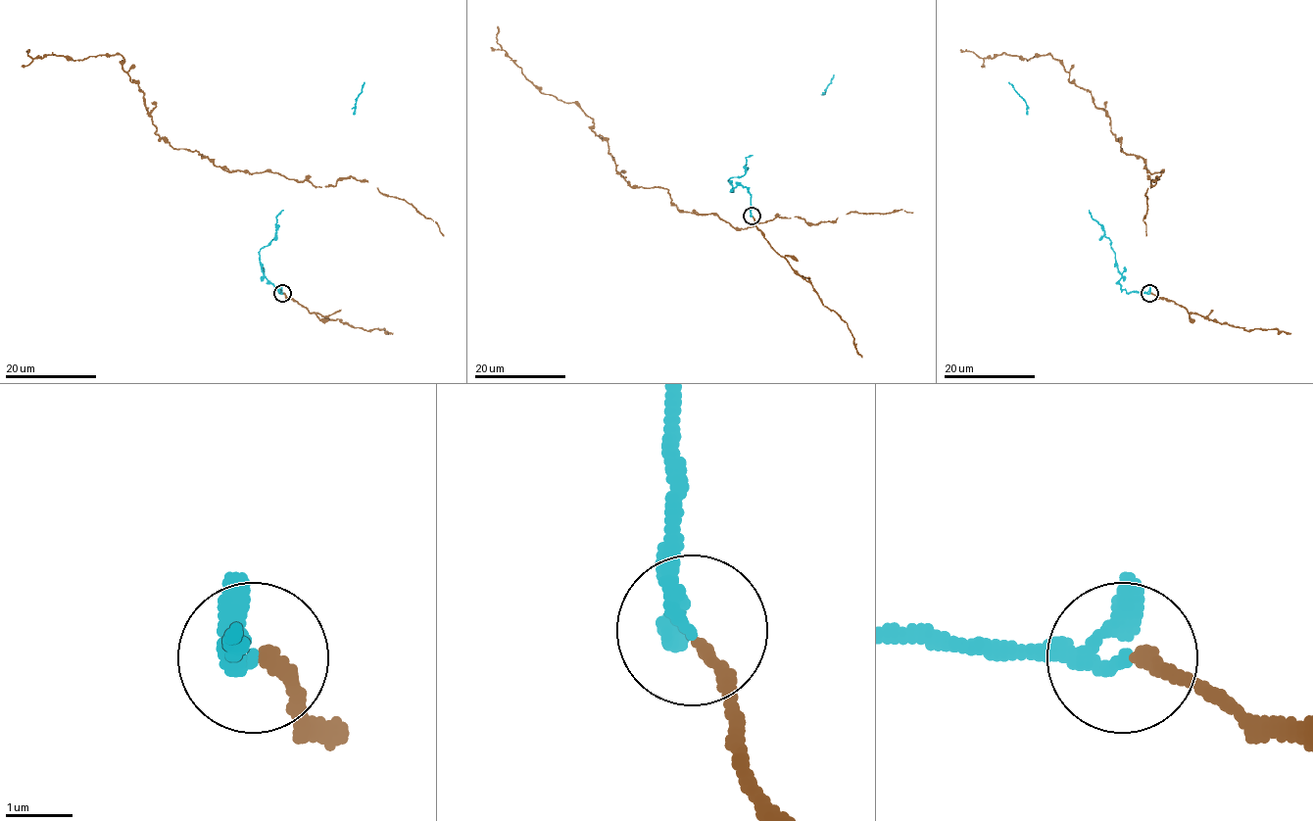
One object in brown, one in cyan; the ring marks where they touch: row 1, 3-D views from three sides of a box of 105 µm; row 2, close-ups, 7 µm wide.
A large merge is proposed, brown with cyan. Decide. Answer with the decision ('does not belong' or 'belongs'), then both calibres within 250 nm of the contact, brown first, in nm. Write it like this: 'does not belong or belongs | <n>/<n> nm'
belongs | 200/160 nm

